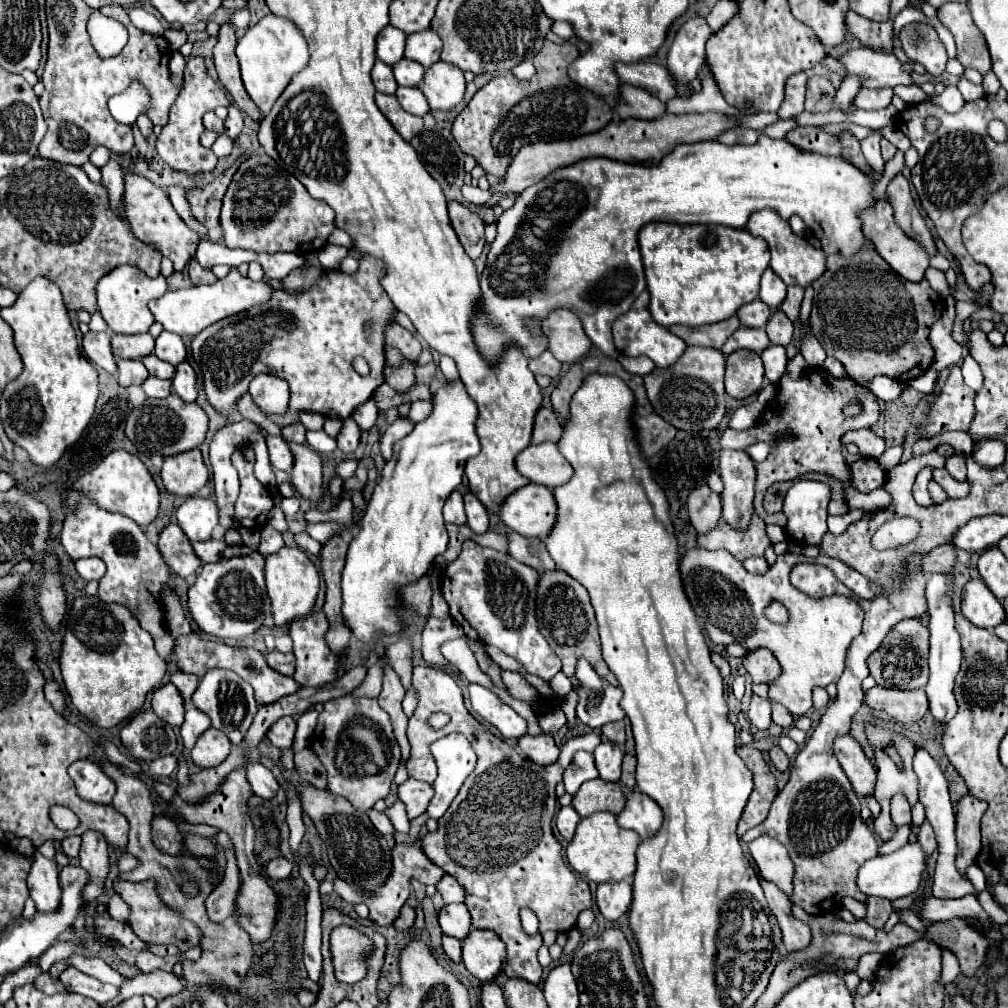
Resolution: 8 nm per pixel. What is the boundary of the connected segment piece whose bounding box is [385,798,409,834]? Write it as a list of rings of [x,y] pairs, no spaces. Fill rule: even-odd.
[[[399,798],[395,800],[393,806],[389,806],[385,810],[385,814],[393,820],[393,826],[397,832],[401,832],[401,834],[409,832],[409,818],[407,818],[407,812],[403,810],[403,802],[399,802]]]

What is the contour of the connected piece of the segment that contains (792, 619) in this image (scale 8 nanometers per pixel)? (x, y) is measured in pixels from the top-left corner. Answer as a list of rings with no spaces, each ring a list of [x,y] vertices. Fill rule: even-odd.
[[[691,548],[681,556],[679,562],[683,590],[699,618],[699,624],[705,628],[707,638],[719,646],[737,642],[747,648],[757,648],[757,646],[769,648],[781,664],[779,678],[769,686],[769,700],[783,704],[795,718],[809,712],[811,692],[815,686],[825,688],[827,684],[837,682],[841,678],[845,670],[847,648],[851,646],[853,638],[861,634],[861,622],[863,622],[863,610],[859,608],[857,602],[849,598],[831,596],[815,600],[799,592],[789,582],[789,574],[793,566],[801,562],[815,562],[831,568],[839,582],[843,582],[853,594],[865,600],[889,596],[897,588],[897,584],[901,590],[907,580],[907,576],[899,576],[895,578],[895,586],[889,588],[881,582],[871,582],[871,578],[859,574],[857,570],[851,570],[845,562],[829,558],[823,552],[819,552],[817,558],[781,554],[777,562],[767,570],[767,574],[747,572],[743,564],[737,558],[733,558],[727,550]],[[771,600],[779,600],[787,608],[789,612],[787,624],[775,624],[769,618],[765,618],[765,608],[771,604]]]

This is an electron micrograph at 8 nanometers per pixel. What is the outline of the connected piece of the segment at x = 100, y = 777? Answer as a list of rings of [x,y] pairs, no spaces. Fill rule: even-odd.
[[[91,760],[73,762],[69,768],[69,774],[81,798],[89,802],[99,802],[99,804],[111,804],[117,786],[95,762]]]

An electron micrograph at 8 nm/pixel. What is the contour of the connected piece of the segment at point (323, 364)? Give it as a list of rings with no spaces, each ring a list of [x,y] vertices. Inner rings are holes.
[[[363,256],[359,260],[359,272],[357,274],[345,274],[339,270],[327,270],[325,276],[307,292],[291,296],[283,290],[275,290],[271,300],[251,308],[249,312],[235,314],[231,318],[225,318],[223,322],[215,322],[215,326],[199,332],[193,342],[193,358],[199,366],[199,370],[205,376],[205,394],[211,402],[211,406],[221,412],[229,414],[229,410],[235,406],[235,402],[247,392],[249,382],[261,374],[273,374],[289,382],[291,388],[291,412],[317,412],[325,418],[349,418],[355,408],[363,402],[367,402],[373,392],[385,382],[383,380],[383,366],[385,366],[385,328],[393,322],[393,302],[385,294],[385,290],[379,284],[379,278],[383,274],[381,262],[369,256]],[[355,356],[363,356],[371,366],[371,376],[363,378],[359,376],[351,360]]]

